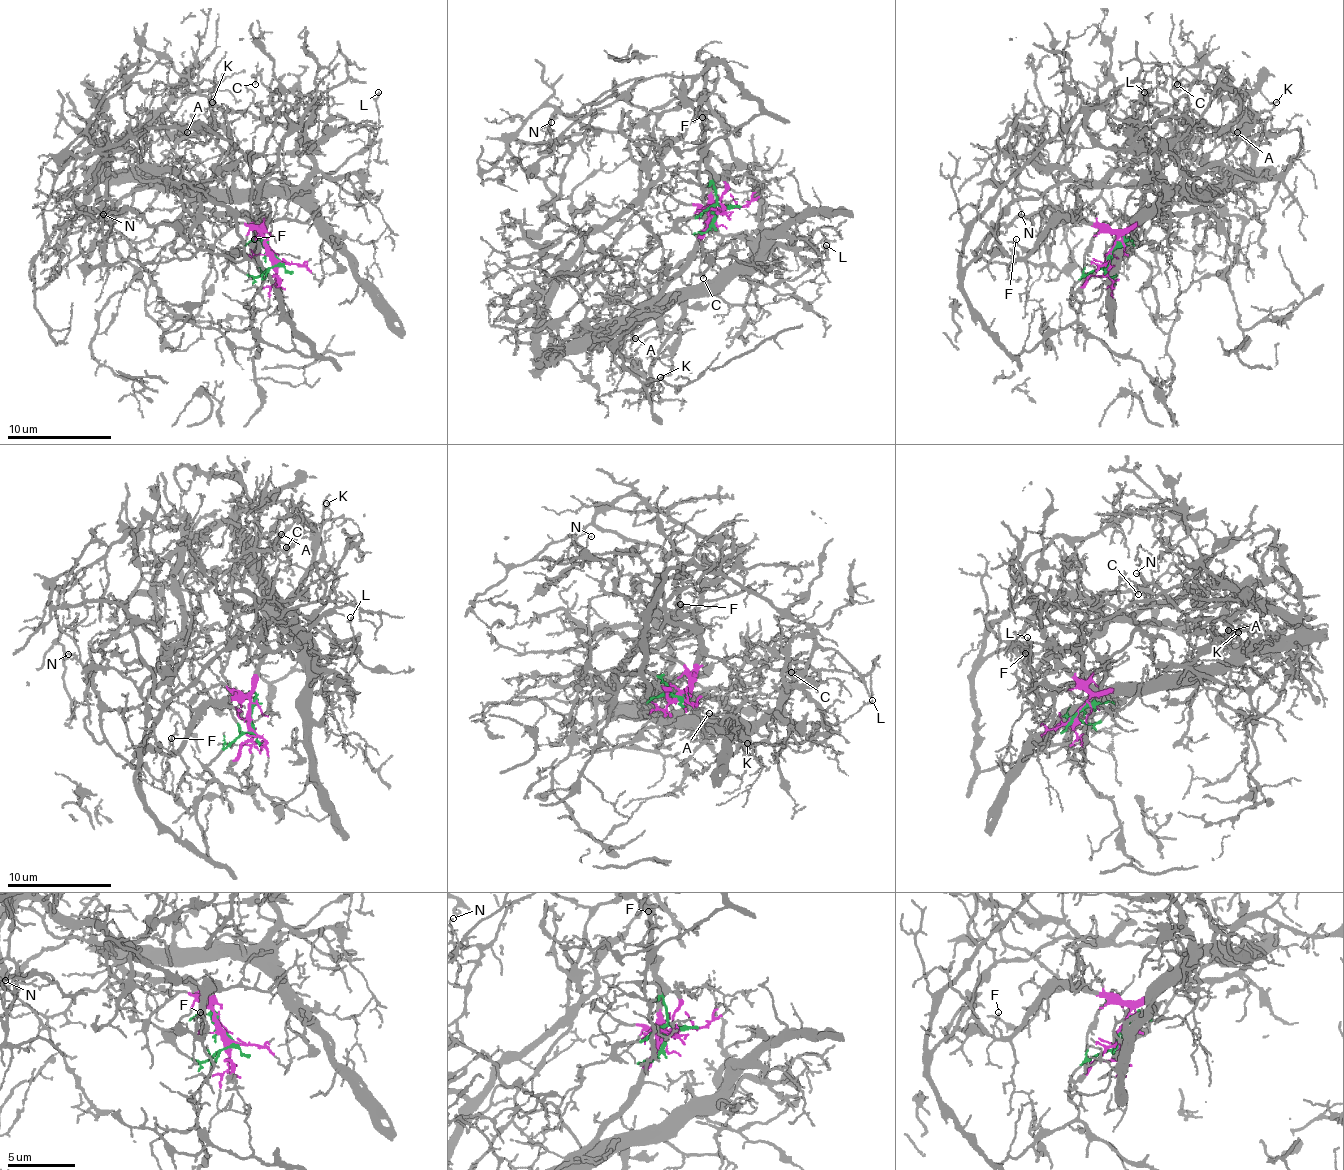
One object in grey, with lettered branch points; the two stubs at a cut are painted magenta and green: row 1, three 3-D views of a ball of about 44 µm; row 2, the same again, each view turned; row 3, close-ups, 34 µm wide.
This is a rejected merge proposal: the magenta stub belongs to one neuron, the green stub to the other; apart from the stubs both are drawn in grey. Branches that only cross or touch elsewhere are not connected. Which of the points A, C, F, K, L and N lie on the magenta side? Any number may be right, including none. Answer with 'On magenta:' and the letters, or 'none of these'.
On magenta: A, C, F, K, L

